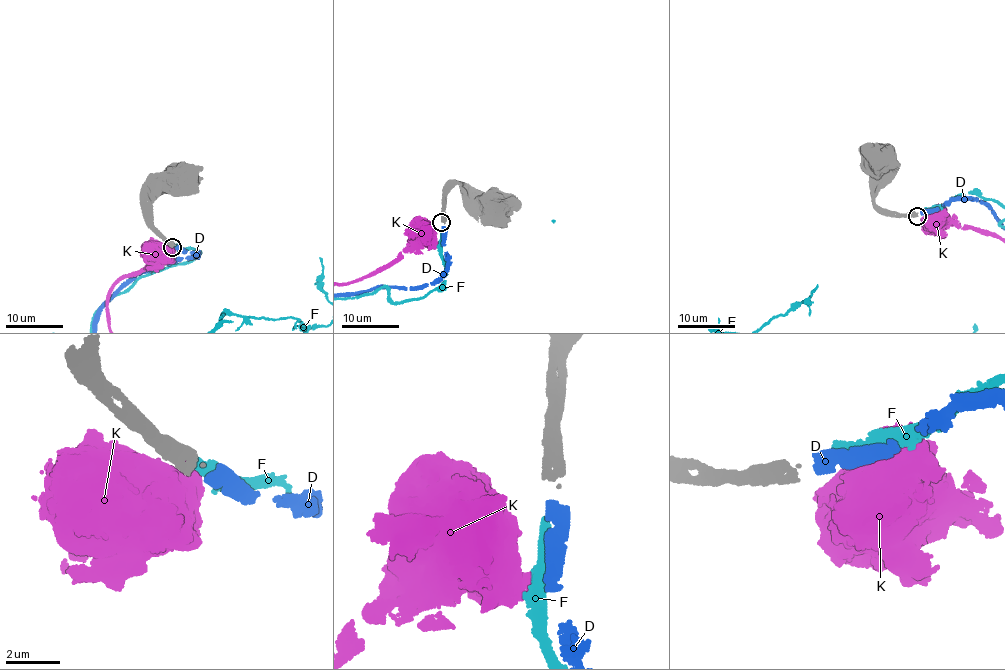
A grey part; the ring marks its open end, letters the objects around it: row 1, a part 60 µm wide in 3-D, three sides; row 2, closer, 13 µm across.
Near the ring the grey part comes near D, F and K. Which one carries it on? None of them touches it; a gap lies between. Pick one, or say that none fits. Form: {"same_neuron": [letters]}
{"same_neuron": ["D"]}

